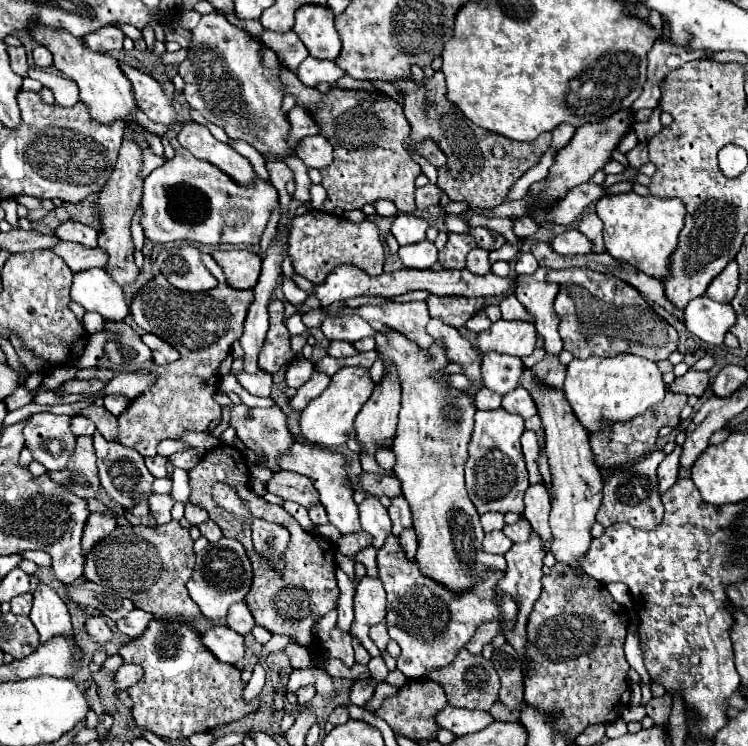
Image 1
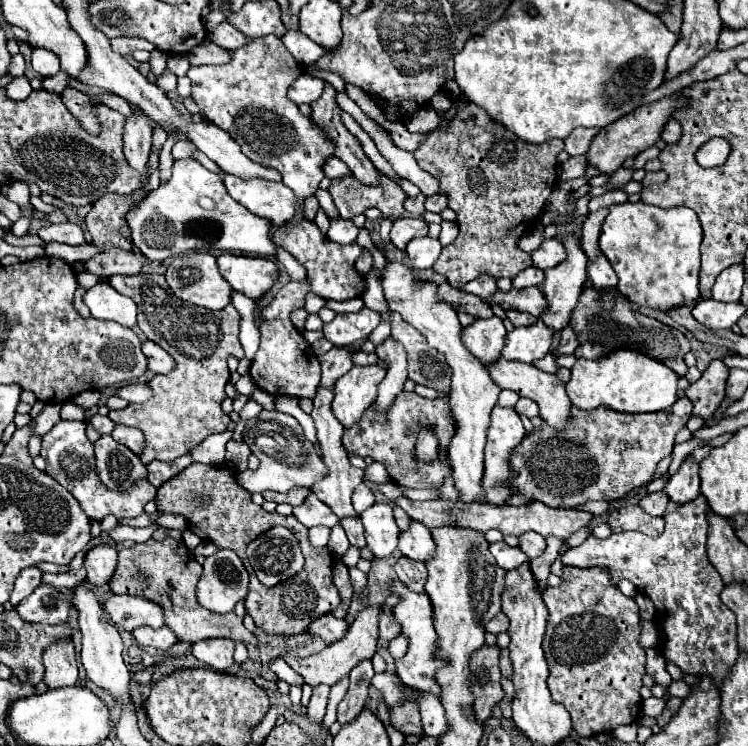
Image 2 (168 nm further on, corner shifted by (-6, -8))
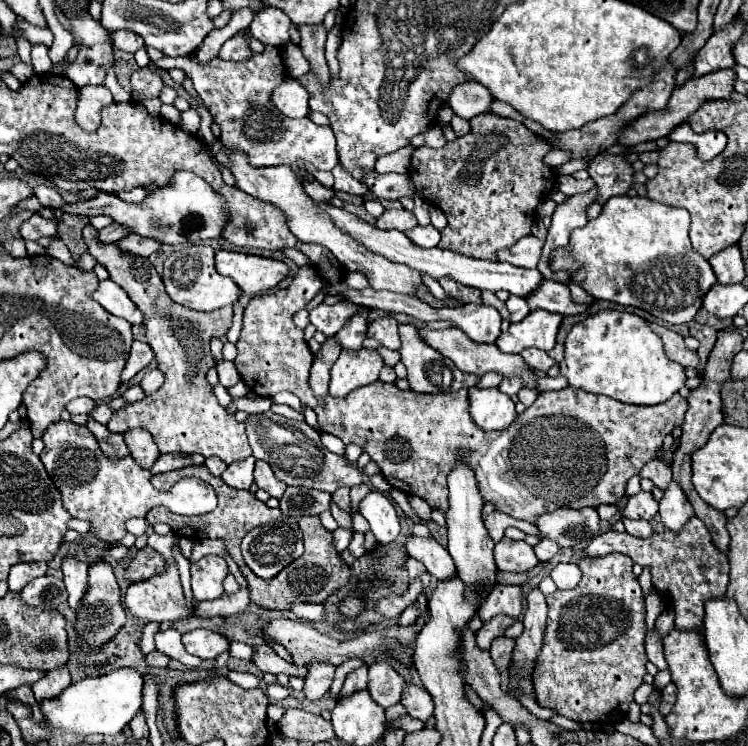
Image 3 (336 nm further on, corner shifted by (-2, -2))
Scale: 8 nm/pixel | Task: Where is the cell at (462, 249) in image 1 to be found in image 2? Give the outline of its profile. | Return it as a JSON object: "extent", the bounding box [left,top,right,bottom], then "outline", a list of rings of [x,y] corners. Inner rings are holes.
{"extent":[414,100,564,288],"outline":[[[458,100],[454,106],[458,114],[450,118],[446,128],[430,132],[416,148],[414,158],[422,170],[440,180],[440,192],[448,196],[448,206],[458,214],[460,234],[454,244],[442,248],[434,272],[442,274],[450,286],[462,288],[480,274],[514,278],[530,268],[532,258],[518,248],[518,238],[540,216],[540,174],[542,206],[558,182],[556,156],[564,150],[564,142],[528,144],[504,126],[490,122],[486,112],[472,102]]]}

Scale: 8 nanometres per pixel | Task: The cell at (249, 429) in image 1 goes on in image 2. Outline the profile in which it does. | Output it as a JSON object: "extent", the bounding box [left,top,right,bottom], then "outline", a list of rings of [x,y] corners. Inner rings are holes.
{"extent":[238,410,326,492],"outline":[[[262,410],[256,418],[246,420],[244,442],[260,460],[258,470],[238,474],[238,482],[250,492],[266,492],[266,490],[288,492],[294,486],[312,488],[312,482],[316,478],[322,478],[322,474],[326,474],[326,466],[322,466],[316,450],[312,450],[310,440],[304,438],[302,426],[298,424],[296,418],[288,414],[276,410]]]}

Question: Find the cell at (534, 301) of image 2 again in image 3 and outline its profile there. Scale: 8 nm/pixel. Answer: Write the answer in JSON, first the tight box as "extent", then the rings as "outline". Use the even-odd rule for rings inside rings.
{"extent":[528,280,588,316],"outline":[[[544,280],[536,292],[532,292],[528,298],[528,306],[534,308],[544,308],[548,312],[558,312],[564,316],[574,316],[574,314],[584,314],[588,310],[586,304],[576,304],[572,300],[568,284],[554,282],[554,280]]]}

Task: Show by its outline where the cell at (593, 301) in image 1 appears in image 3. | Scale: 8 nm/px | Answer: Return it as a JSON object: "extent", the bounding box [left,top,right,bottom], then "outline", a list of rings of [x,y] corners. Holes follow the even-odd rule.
{"extent":[650,322,698,368],"outline":[[[652,322],[650,326],[652,326],[654,332],[658,332],[658,336],[662,338],[664,348],[666,348],[666,354],[670,356],[670,360],[674,360],[674,362],[678,362],[678,364],[682,364],[682,366],[692,366],[692,368],[698,366],[698,356],[696,356],[696,352],[690,350],[690,348],[686,348],[684,338],[682,338],[680,334],[676,334],[676,332],[672,332],[672,330],[664,328],[664,326],[658,326],[658,324],[654,324],[654,322]]]}

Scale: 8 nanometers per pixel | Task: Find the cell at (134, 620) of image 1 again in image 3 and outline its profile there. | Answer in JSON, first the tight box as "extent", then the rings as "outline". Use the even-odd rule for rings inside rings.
{"extent":[156,628,204,668],"outline":[[[168,628],[168,630],[162,630],[156,634],[156,648],[160,652],[164,652],[166,656],[182,662],[186,668],[200,668],[204,662],[198,658],[198,656],[188,656],[188,652],[184,650],[184,644],[182,644],[182,634]]]}

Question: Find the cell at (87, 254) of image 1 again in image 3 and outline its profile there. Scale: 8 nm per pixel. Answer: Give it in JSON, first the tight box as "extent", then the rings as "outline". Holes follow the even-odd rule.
{"extent":[116,234,160,256],"outline":[[[130,234],[126,238],[122,238],[120,242],[116,242],[124,252],[136,254],[136,256],[150,256],[154,252],[160,250],[160,242],[152,240],[152,238],[144,238],[138,234]]]}

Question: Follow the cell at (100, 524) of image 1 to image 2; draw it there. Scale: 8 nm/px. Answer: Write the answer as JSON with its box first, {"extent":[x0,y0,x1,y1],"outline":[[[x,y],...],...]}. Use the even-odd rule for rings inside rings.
{"extent":[84,544,118,586],"outline":[[[98,544],[90,548],[84,556],[84,568],[88,574],[86,580],[96,586],[104,586],[110,580],[110,574],[114,574],[116,556],[118,556],[118,550],[116,546],[110,546],[110,544]]]}

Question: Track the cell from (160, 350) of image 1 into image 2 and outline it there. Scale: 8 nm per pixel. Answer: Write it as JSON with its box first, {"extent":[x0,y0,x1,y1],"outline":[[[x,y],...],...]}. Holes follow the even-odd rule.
{"extent":[142,342,174,374],"outline":[[[144,342],[142,352],[148,356],[148,370],[154,374],[170,374],[174,370],[174,358],[154,342]]]}

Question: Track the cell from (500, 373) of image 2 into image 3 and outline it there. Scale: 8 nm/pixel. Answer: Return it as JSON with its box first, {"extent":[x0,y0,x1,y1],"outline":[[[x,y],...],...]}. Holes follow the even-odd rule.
{"extent":[416,326,536,388],"outline":[[[416,326],[420,338],[432,346],[434,350],[438,350],[444,358],[450,358],[462,372],[470,372],[470,374],[486,374],[486,372],[500,372],[504,374],[506,378],[510,376],[520,376],[524,380],[524,386],[530,386],[534,388],[534,382],[536,382],[536,374],[532,374],[526,366],[526,362],[518,356],[518,354],[504,354],[496,348],[496,344],[480,344],[480,342],[474,342],[470,340],[462,330],[458,328],[448,328],[448,330],[434,330],[434,328],[428,328],[428,326]]]}

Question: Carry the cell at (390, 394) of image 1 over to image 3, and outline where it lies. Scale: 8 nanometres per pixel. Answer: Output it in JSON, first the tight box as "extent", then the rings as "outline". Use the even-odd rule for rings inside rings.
{"extent":[368,316,400,350],"outline":[[[382,316],[376,318],[368,324],[368,336],[376,338],[382,342],[382,346],[390,350],[400,348],[400,338],[398,338],[398,320],[392,316]]]}

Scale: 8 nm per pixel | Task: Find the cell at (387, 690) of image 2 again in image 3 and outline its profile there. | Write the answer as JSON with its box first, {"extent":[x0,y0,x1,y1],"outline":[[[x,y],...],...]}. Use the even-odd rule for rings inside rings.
{"extent":[402,684,434,722],"outline":[[[408,684],[406,686],[406,692],[402,696],[402,704],[406,706],[408,714],[426,722],[432,712],[434,712],[434,702],[432,702],[432,696],[426,692],[426,688],[422,686],[414,686],[414,684]]]}

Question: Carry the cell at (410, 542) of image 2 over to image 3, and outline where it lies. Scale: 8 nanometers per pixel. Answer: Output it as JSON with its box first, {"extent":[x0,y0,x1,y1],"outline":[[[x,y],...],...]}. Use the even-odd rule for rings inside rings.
{"extent":[406,536,456,580],"outline":[[[412,536],[406,542],[406,550],[410,558],[420,560],[426,570],[438,580],[456,578],[456,564],[446,548],[442,548],[434,538],[418,538]]]}

